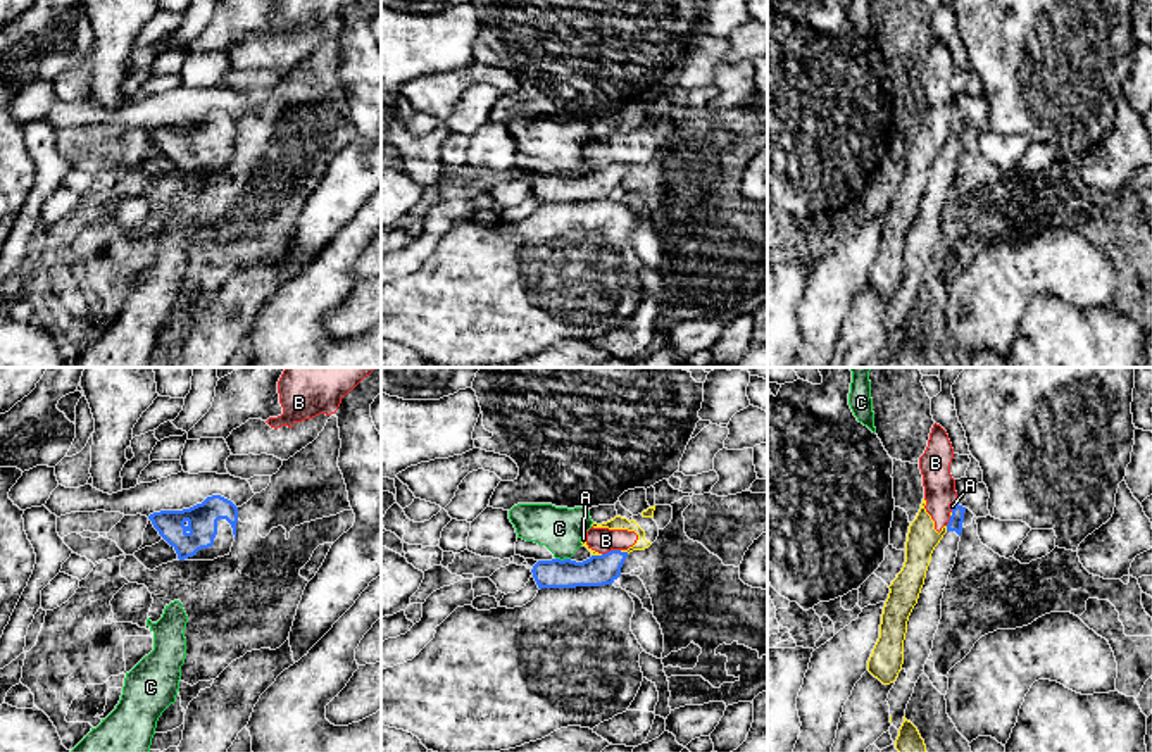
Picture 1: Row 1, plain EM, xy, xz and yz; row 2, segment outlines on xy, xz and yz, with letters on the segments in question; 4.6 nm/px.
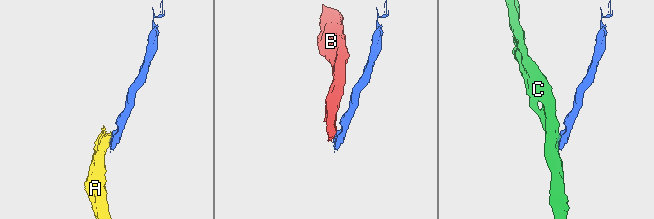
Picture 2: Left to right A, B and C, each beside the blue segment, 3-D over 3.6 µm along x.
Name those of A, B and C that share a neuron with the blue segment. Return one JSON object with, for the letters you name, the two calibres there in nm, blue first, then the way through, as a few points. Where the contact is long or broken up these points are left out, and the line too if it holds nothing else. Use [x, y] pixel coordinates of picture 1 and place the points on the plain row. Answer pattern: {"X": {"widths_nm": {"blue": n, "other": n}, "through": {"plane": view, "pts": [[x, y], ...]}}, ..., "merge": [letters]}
{"merge": []}

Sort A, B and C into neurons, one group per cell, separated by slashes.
A B / C

